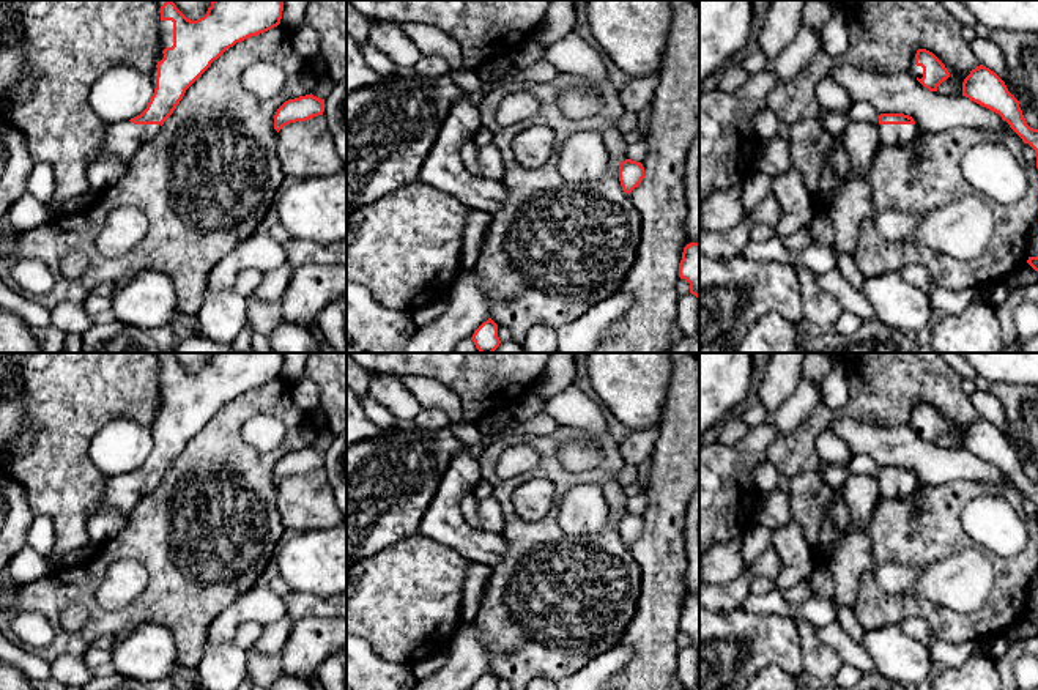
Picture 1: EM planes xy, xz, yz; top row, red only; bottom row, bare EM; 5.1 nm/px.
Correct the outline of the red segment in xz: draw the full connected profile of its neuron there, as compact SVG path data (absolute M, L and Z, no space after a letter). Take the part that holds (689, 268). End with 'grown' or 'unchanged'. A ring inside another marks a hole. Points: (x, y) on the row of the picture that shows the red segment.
M690 243L684 247L679 277L685 279L690 284L690 293L699 298L699 243Z; unchanged

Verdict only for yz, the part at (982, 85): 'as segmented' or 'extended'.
as segmented

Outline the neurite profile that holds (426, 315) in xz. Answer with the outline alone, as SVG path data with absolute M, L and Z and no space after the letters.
M449 296L443 298L435 304L411 312L411 317L417 326L427 326L436 321L447 310L447 306L449 306Z

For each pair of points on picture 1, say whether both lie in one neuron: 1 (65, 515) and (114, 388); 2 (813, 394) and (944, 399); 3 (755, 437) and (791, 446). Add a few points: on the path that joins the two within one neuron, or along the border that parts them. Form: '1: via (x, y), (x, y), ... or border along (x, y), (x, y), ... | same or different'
1: via (65, 484), (65, 437), (82, 419) | same
2: border along (821, 400), (796, 427) | different
3: border along (777, 435), (767, 448), (766, 459) | different

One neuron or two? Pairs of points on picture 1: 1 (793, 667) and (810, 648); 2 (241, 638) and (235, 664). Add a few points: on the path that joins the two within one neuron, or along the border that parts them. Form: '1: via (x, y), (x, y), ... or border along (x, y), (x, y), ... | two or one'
1: border along (794, 621), (799, 630), (800, 667), (804, 670) | two
2: border along (232, 641), (244, 649) | two

